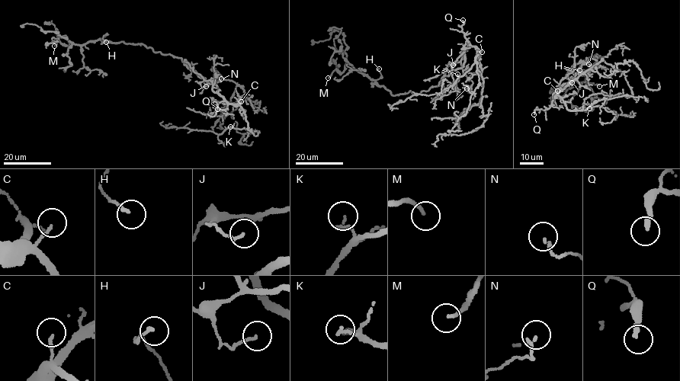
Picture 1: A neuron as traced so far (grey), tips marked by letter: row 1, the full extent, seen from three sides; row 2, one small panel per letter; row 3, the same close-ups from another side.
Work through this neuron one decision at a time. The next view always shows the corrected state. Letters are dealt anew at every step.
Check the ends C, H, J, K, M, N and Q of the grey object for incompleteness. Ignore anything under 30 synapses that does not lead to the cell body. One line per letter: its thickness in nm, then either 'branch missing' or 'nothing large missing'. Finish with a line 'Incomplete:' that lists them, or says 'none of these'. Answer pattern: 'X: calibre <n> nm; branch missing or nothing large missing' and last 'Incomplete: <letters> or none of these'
C: calibre 100 nm; nothing large missing
H: calibre 150 nm; nothing large missing
J: calibre 140 nm; nothing large missing
K: calibre 130 nm; nothing large missing
M: calibre 190 nm; branch missing
N: calibre 140 nm; nothing large missing
Q: calibre 240 nm; branch missing
Incomplete: M, Q

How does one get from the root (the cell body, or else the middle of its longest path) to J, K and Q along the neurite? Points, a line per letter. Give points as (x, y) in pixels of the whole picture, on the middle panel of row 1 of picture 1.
J: (448, 76), (444, 75), (441, 81), (447, 64), (453, 62), (454, 63), (449, 63), (453, 65)
K: (448, 76), (450, 71), (463, 66), (463, 52), (469, 44), (480, 53), (463, 75), (460, 77), (457, 74)
Q: (448, 76), (450, 71), (463, 66), (463, 52), (469, 43), (462, 30), (463, 20)

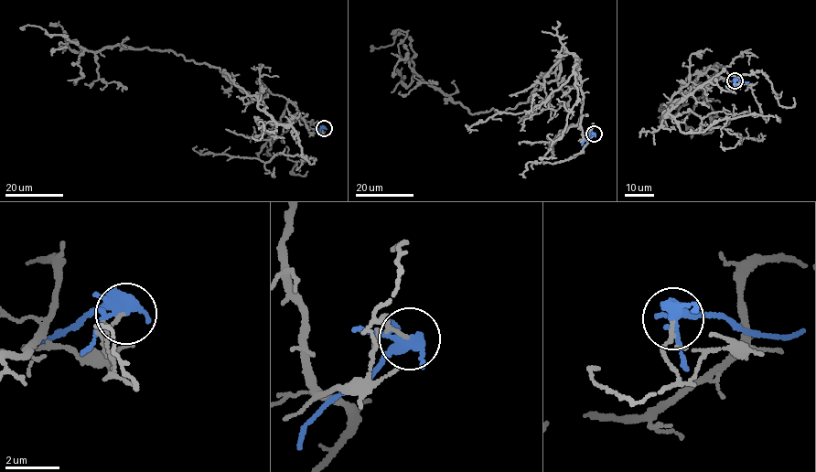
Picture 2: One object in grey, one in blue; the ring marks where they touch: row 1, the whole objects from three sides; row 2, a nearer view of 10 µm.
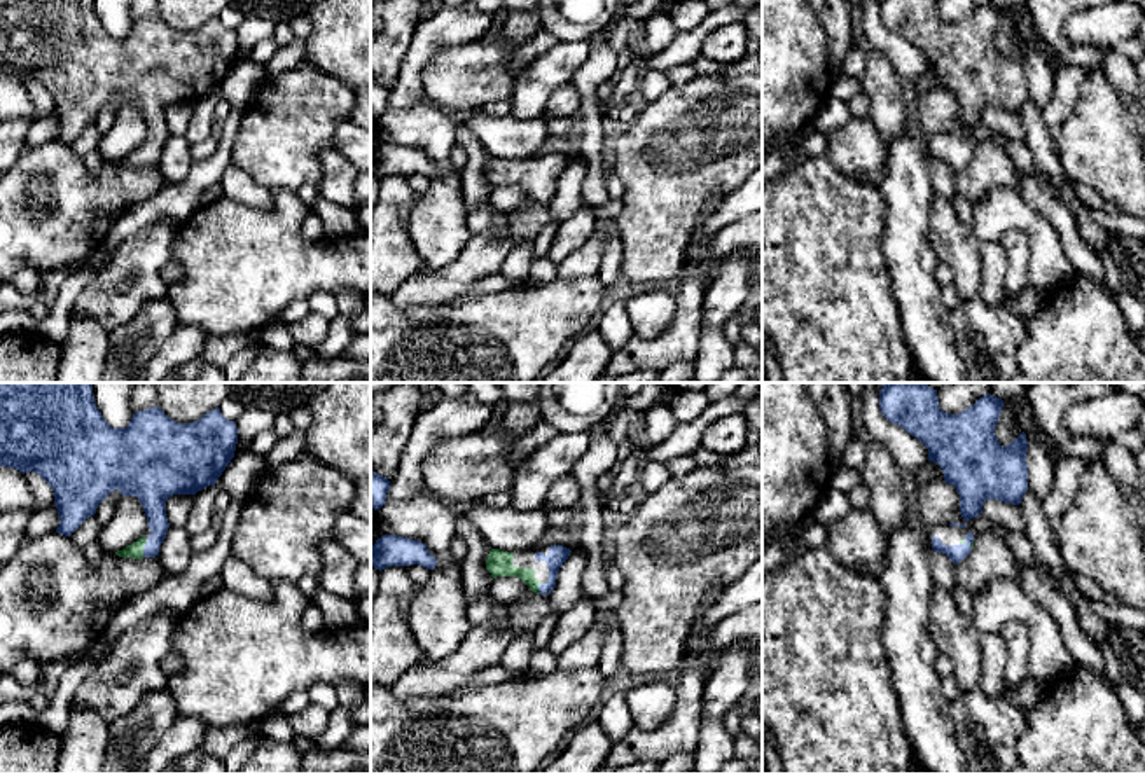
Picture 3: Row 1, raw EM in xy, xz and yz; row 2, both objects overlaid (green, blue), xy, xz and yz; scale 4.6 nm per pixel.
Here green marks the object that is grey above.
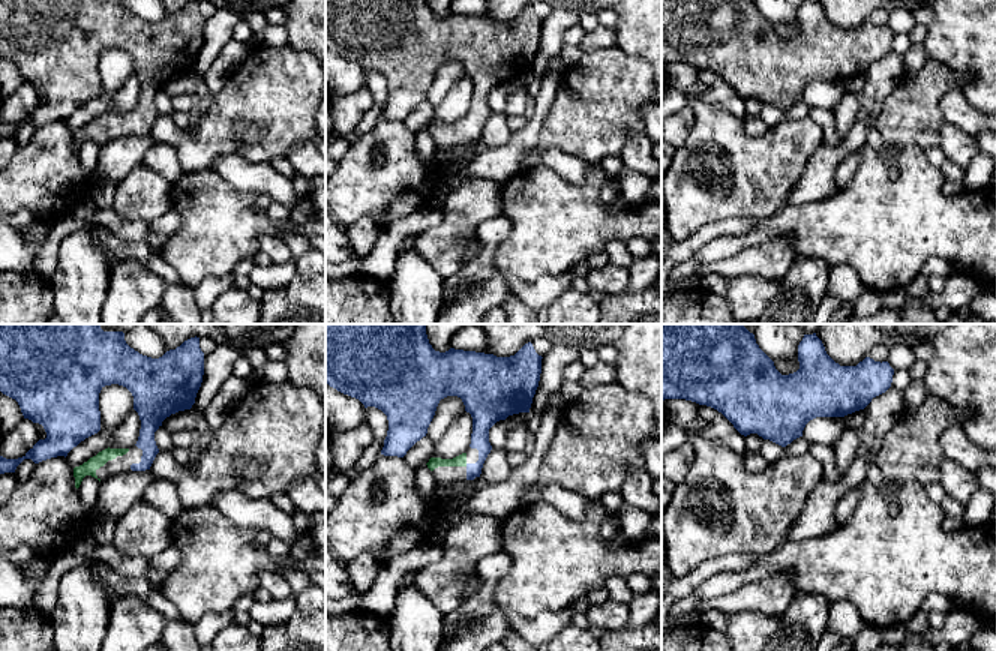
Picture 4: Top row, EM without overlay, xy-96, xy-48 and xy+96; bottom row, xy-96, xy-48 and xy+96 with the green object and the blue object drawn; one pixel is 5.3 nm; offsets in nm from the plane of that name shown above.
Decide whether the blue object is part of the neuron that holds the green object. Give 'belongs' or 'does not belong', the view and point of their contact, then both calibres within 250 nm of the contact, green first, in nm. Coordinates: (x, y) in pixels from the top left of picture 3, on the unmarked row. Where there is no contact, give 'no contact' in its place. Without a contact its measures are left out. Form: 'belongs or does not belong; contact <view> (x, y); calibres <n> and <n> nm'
belongs; contact xy (144, 154); calibres 70 and 140 nm

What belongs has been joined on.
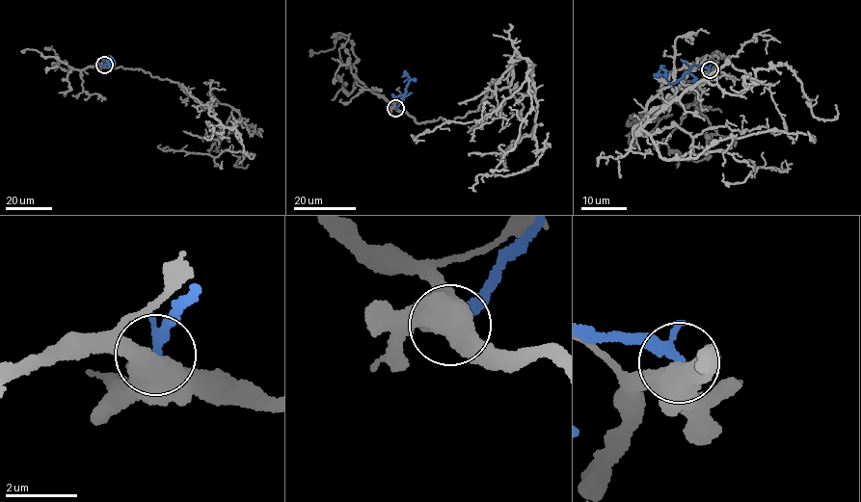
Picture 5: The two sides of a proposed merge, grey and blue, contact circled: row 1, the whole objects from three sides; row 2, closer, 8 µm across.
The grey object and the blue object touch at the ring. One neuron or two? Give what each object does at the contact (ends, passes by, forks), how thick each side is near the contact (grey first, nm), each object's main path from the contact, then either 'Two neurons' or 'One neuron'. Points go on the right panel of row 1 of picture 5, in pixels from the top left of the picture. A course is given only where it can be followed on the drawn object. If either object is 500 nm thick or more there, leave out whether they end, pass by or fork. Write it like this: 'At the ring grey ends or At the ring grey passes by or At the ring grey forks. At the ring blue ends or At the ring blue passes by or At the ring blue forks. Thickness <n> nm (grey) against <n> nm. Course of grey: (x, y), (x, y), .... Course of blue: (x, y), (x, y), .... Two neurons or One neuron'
Thickness 700 nm (grey) against 240 nm. Course of grey: (711, 69), (716, 49), (632, 133), (702, 81), (740, 94), (775, 66), (816, 118), (835, 104). Course of blue: (711, 69), (694, 66), (673, 83), (664, 77), (660, 66), (659, 74), (663, 77). Two neurons

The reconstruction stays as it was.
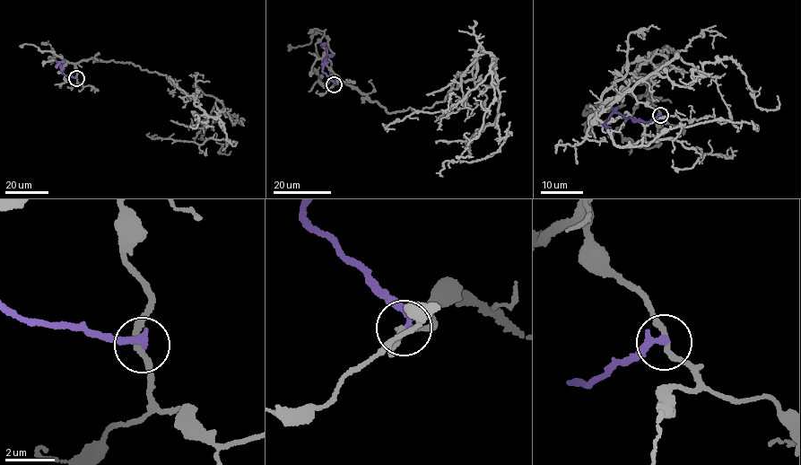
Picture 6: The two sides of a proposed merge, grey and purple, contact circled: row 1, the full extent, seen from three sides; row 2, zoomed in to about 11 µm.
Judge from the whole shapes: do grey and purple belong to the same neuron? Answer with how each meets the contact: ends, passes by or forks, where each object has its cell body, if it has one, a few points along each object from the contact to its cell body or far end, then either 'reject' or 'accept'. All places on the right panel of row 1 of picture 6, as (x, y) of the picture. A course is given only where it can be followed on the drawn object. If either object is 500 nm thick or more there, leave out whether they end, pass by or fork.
grey passes by; purple ends there; no cell body on grey; no cell body on purple; grey runs (660, 116), (647, 92), (666, 44), (588, 122), (653, 74), (689, 86), (721, 59), (759, 108), (777, 95); purple runs (660, 116), (647, 123), (631, 118), (625, 118), (616, 112), (605, 123), (610, 127); reject

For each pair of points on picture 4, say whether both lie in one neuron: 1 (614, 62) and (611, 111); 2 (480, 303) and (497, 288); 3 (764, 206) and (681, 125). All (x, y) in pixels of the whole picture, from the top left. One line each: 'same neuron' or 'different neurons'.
1: same neuron
2: same neuron
3: different neurons

